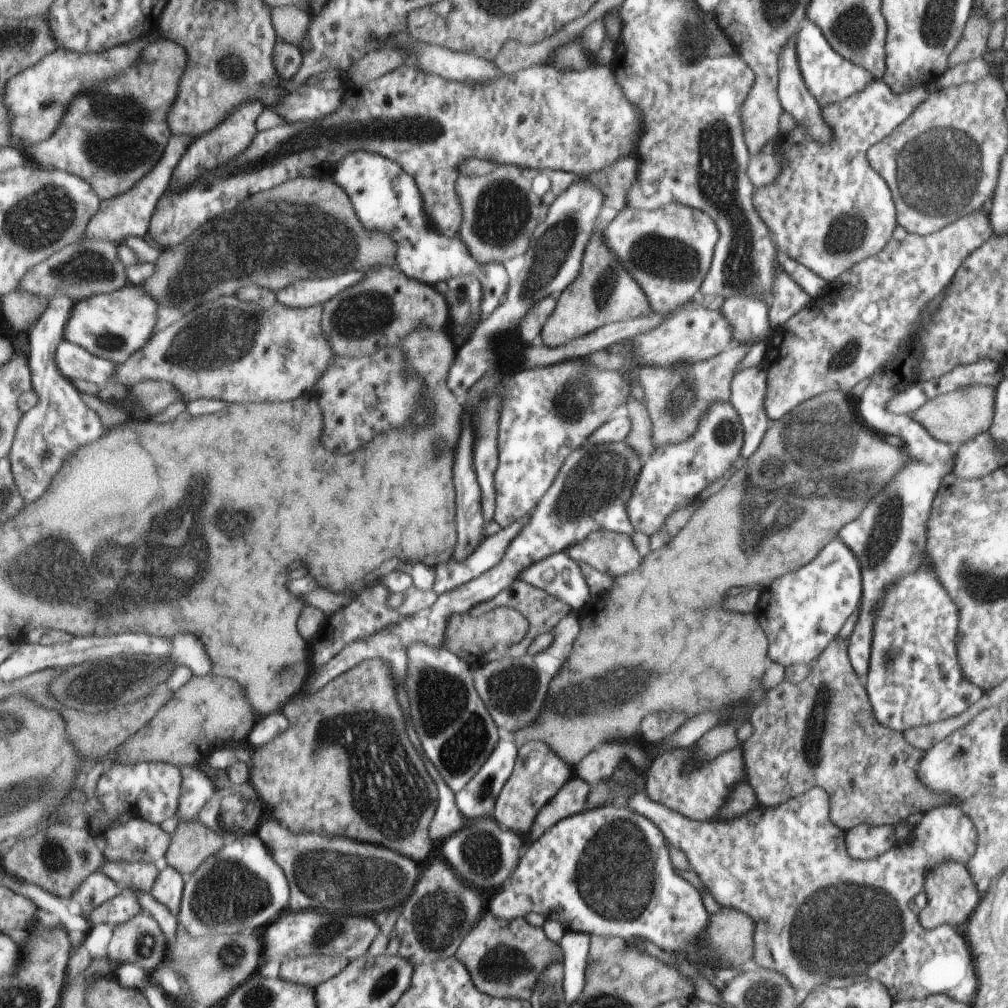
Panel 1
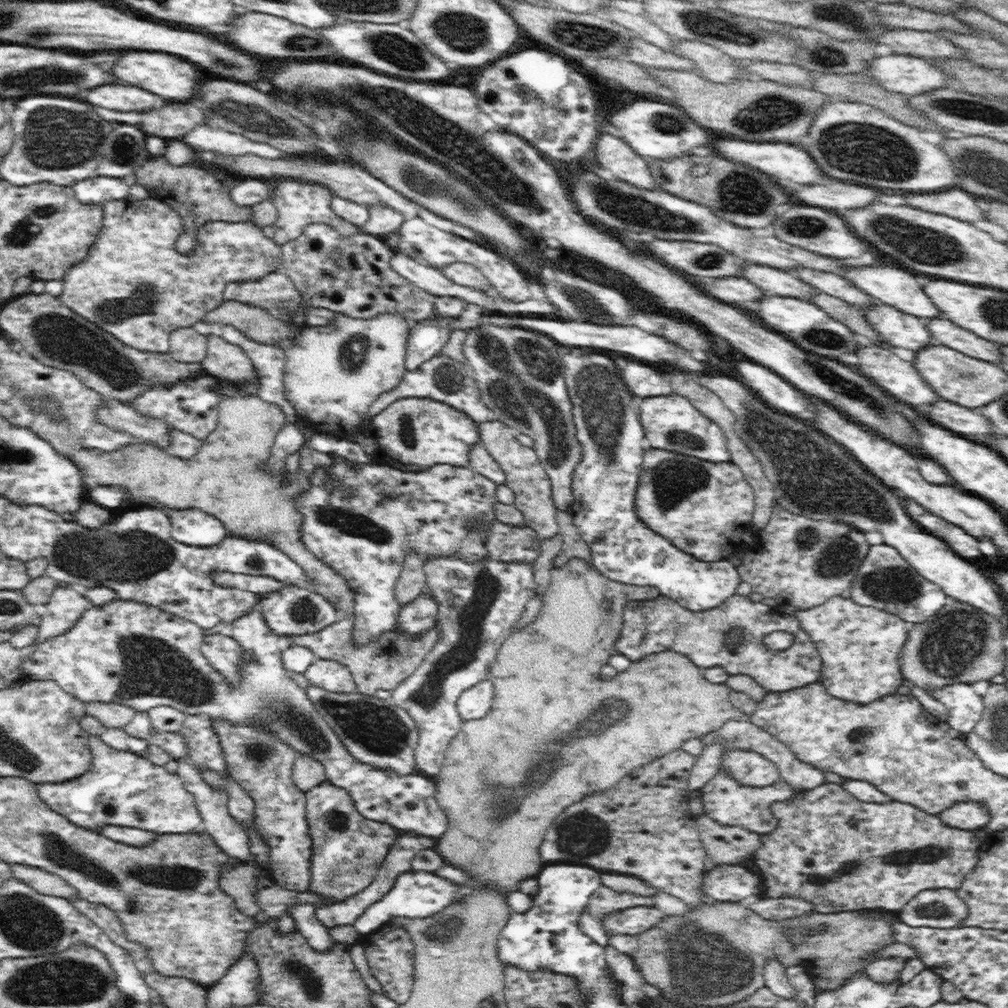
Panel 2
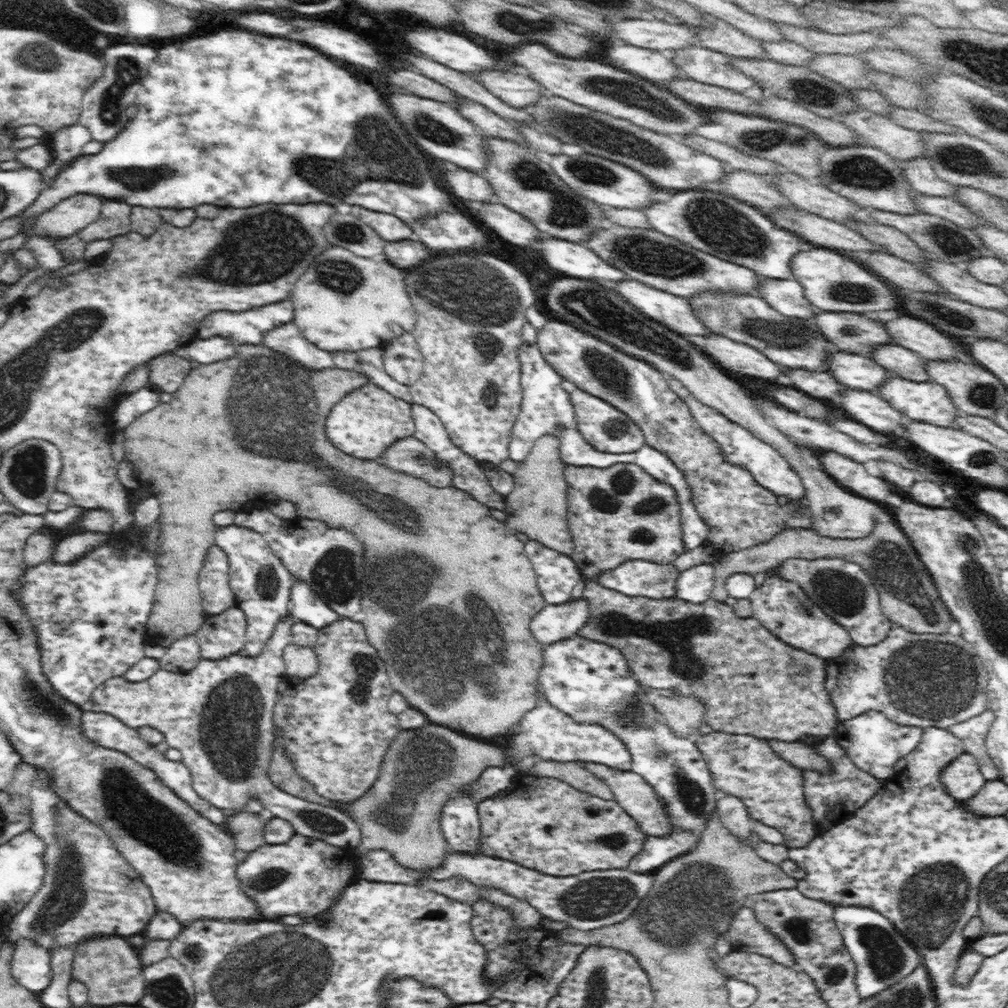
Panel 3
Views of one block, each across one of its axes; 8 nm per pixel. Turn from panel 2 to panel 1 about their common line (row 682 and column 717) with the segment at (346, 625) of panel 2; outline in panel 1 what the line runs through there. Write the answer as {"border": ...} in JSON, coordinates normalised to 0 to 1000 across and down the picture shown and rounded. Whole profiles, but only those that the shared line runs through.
{"border":[[[727,342],[723,348],[701,358],[674,362],[672,368],[643,364],[633,366],[633,381],[638,386],[639,403],[648,420],[649,438],[653,441],[680,437],[689,430],[691,420],[702,406],[703,398],[723,400],[726,367],[741,349],[743,342]]]}

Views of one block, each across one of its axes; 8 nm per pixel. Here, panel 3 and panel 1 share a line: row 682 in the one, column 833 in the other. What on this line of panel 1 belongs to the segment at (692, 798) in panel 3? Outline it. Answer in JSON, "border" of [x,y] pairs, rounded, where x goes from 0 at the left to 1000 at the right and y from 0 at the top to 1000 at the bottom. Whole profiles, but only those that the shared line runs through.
{"border":[[[827,534],[802,561],[765,577],[759,589],[753,587],[746,608],[759,628],[761,651],[765,657],[779,663],[807,657],[813,652],[834,625],[838,613],[842,613],[850,603],[854,591],[853,563],[849,551],[838,539]]]}

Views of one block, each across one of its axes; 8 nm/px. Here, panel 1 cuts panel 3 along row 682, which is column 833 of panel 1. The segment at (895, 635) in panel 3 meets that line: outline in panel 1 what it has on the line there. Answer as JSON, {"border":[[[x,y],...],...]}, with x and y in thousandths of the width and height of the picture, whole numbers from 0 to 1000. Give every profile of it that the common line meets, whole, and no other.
{"border":[[[810,781],[771,800],[760,801],[751,798],[741,808],[738,808],[737,811],[727,813],[726,814],[688,814],[683,813],[681,810],[675,809],[669,804],[663,803],[656,797],[648,796],[638,782],[635,785],[625,786],[619,800],[625,805],[643,812],[658,825],[659,831],[662,831],[664,834],[664,839],[668,838],[679,845],[683,852],[684,861],[690,865],[698,881],[702,883],[707,893],[713,899],[735,904],[746,912],[746,915],[749,916],[749,925],[746,927],[746,950],[744,957],[756,958],[760,961],[778,966],[787,980],[795,983],[796,992],[812,978],[818,978],[820,976],[822,979],[839,979],[844,978],[847,974],[854,974],[855,971],[867,971],[873,974],[881,982],[881,986],[886,992],[890,994],[913,993],[926,987],[938,987],[945,993],[963,997],[968,982],[971,980],[971,972],[968,970],[968,966],[965,966],[961,942],[957,946],[957,935],[955,935],[955,931],[947,925],[947,921],[941,918],[924,923],[916,922],[910,914],[908,905],[904,905],[904,901],[900,897],[902,897],[902,893],[907,891],[910,886],[917,883],[919,870],[931,858],[937,855],[946,855],[957,859],[964,851],[969,839],[969,823],[964,813],[949,800],[938,800],[925,803],[920,807],[916,807],[912,815],[910,815],[901,827],[901,830],[892,833],[880,846],[876,846],[872,850],[865,852],[846,852],[842,849],[840,841],[837,838],[837,824],[831,819],[828,819],[821,811],[823,803],[822,797],[822,790],[819,784]]]}

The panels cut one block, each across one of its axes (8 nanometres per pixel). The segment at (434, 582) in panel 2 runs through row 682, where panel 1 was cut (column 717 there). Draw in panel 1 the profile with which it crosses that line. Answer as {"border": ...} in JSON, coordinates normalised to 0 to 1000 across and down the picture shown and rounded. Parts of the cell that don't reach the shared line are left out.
{"border":[[[703,398],[702,406],[698,407],[698,413],[691,420],[689,430],[674,438],[652,441],[652,444],[639,454],[634,472],[631,474],[630,481],[628,481],[627,489],[623,497],[620,497],[619,502],[627,526],[638,528],[642,532],[651,529],[668,507],[686,501],[693,494],[693,490],[704,478],[710,477],[710,474],[722,469],[726,458],[733,453],[736,440],[737,421],[734,419],[734,412],[731,411],[726,400]]]}

